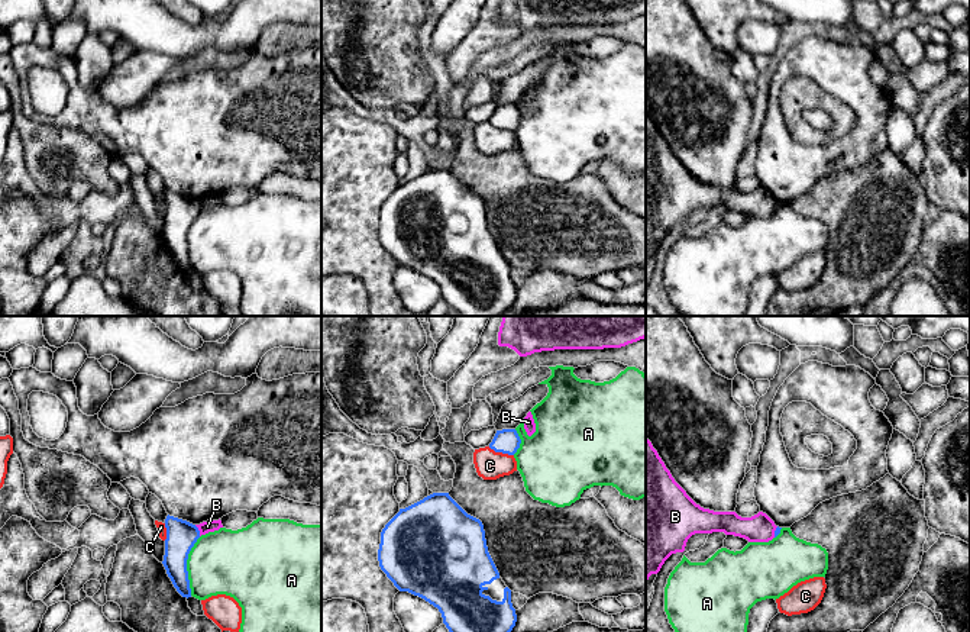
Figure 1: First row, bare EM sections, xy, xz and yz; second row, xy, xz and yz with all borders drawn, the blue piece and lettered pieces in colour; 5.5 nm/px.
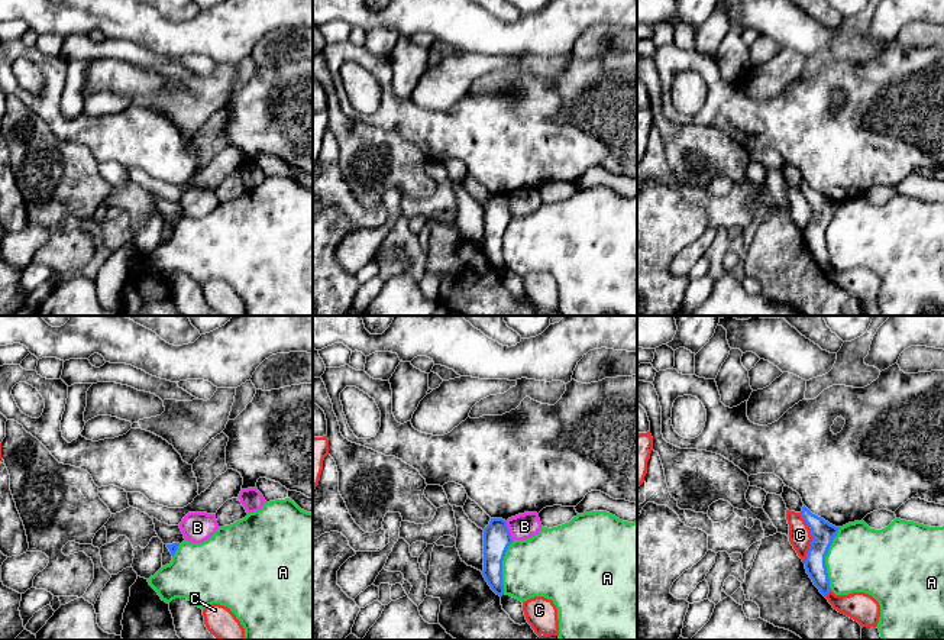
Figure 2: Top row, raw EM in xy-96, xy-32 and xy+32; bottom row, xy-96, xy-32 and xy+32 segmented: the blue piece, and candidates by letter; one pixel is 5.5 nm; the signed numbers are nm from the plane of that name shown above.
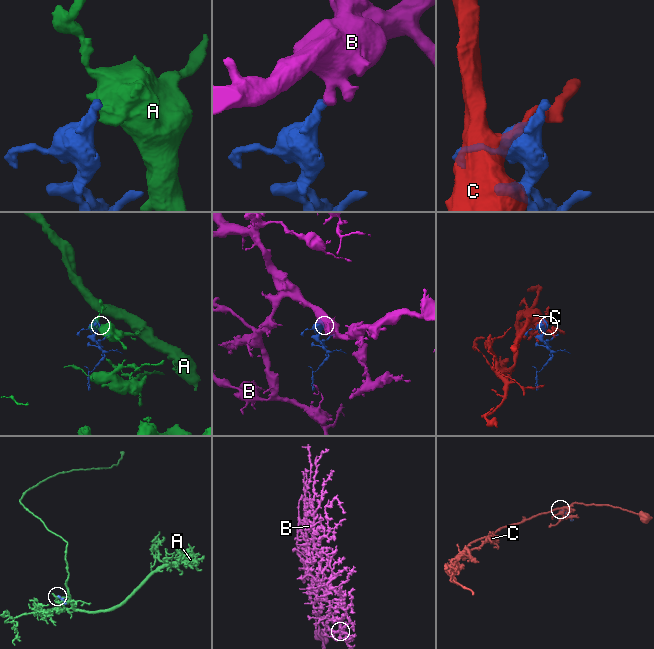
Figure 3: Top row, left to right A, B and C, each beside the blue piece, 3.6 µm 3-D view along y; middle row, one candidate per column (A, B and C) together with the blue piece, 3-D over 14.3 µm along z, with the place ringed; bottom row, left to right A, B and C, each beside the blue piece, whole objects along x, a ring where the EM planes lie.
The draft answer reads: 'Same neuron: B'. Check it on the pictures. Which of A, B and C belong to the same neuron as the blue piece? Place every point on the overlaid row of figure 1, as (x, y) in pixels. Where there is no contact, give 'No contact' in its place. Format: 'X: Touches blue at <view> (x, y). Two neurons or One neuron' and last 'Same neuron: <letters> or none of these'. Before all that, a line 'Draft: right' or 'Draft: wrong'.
Draft: wrong
A: Touches blue at xy (186, 566). Two neurons
B: Touches blue at xy (199, 531). Two neurons
C: Touches blue at xz (501, 451). Two neurons
Same neuron: none of these

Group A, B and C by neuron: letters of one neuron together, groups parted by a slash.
A / B / C

